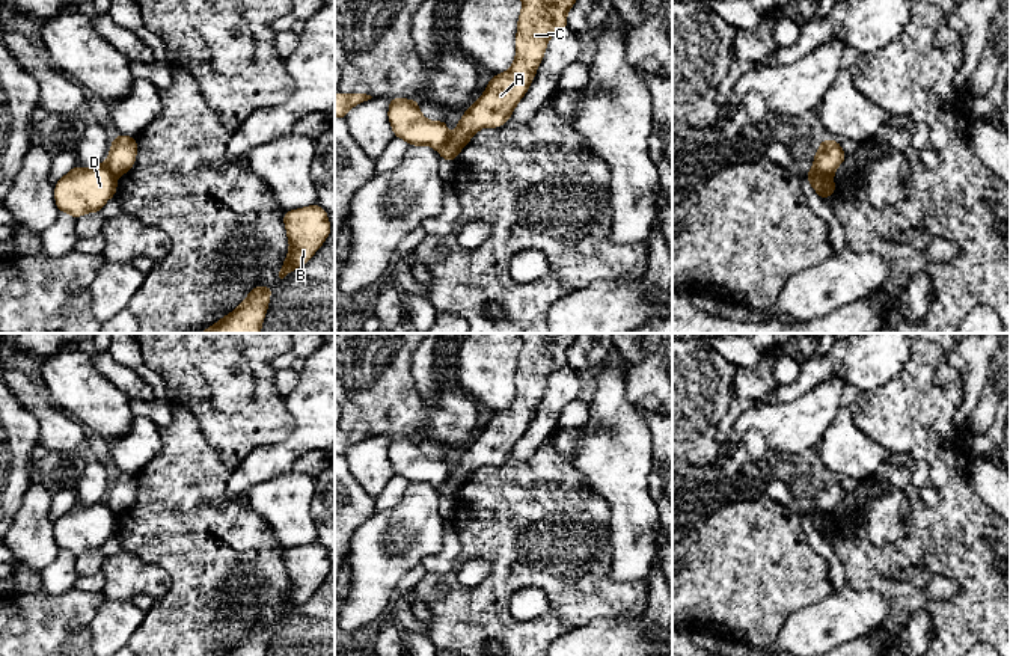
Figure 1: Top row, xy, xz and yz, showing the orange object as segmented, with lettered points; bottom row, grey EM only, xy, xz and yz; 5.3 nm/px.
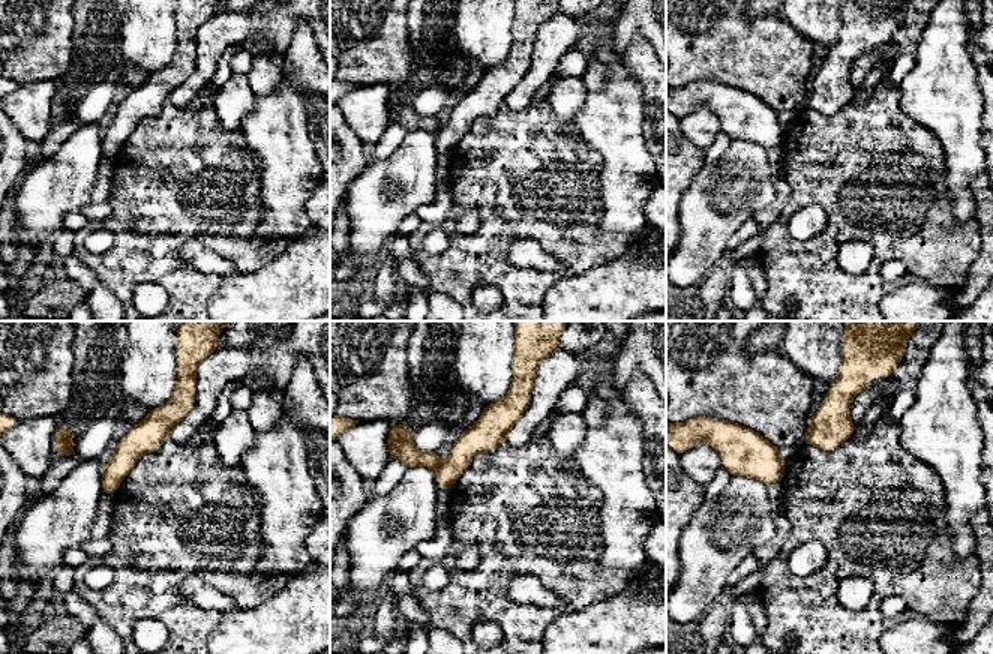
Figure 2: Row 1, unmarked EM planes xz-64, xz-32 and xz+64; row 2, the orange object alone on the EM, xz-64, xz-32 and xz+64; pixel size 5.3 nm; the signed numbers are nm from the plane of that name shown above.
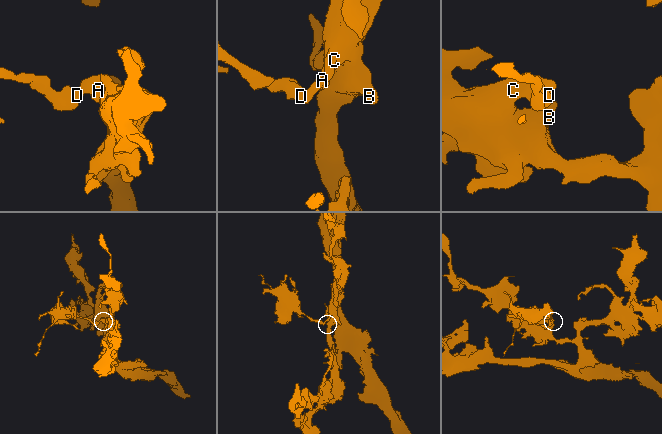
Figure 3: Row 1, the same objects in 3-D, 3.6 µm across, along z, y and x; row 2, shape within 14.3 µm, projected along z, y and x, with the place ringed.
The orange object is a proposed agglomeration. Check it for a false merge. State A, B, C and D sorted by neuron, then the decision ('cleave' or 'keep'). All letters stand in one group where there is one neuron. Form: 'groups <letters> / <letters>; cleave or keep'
groups A B C / D; cleave

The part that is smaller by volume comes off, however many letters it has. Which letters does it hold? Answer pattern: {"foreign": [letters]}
{"foreign": ["D"]}

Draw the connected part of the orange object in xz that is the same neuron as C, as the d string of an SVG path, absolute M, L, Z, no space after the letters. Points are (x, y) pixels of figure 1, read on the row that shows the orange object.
M520 0L522 11L517 21L516 57L508 71L491 75L485 90L461 116L448 145L442 149L440 158L455 161L461 149L470 142L475 133L485 127L499 128L511 119L516 106L528 92L538 65L541 63L549 39L567 29L567 15L576 0Z

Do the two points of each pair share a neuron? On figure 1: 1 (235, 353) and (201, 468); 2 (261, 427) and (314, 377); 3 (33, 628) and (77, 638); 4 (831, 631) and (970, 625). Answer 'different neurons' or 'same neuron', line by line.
1: different neurons
2: different neurons
3: different neurons
4: different neurons

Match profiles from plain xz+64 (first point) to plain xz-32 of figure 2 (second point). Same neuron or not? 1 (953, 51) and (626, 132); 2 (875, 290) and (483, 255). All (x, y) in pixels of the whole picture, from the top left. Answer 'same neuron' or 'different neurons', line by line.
1: same neuron
2: same neuron

